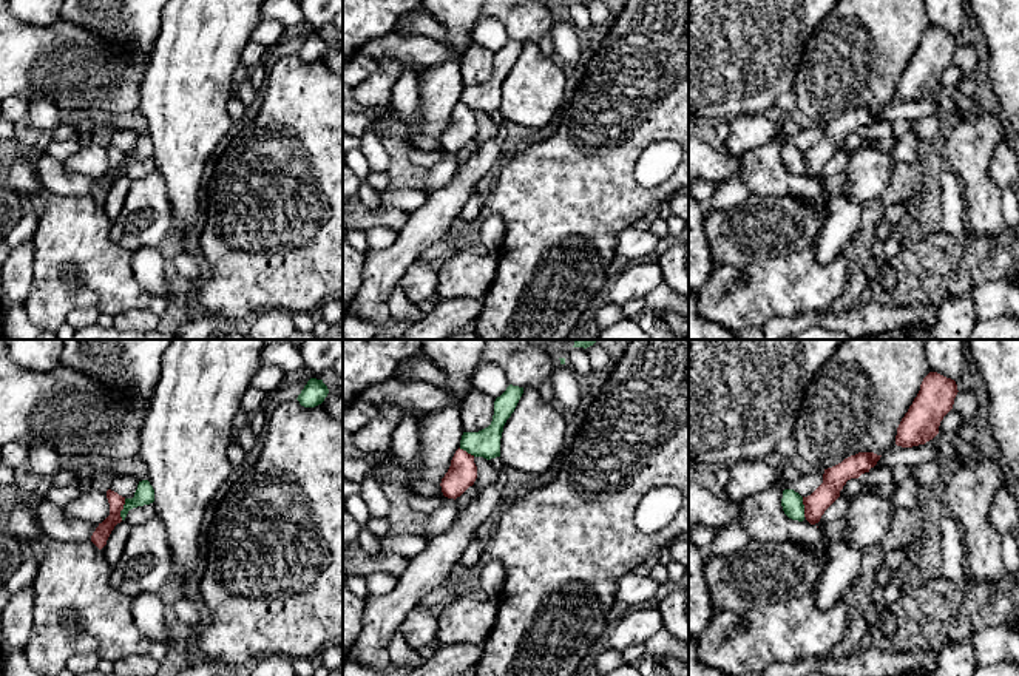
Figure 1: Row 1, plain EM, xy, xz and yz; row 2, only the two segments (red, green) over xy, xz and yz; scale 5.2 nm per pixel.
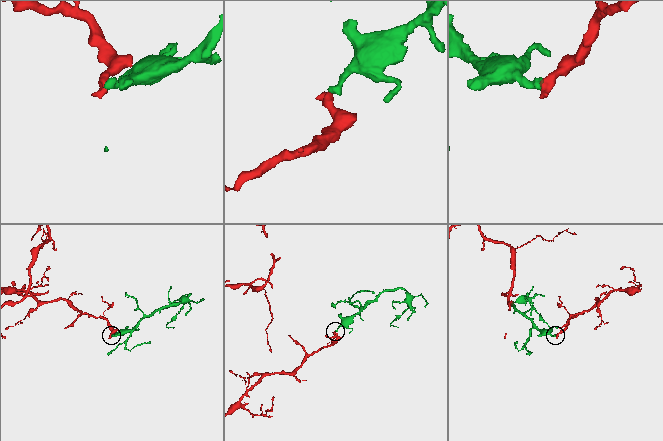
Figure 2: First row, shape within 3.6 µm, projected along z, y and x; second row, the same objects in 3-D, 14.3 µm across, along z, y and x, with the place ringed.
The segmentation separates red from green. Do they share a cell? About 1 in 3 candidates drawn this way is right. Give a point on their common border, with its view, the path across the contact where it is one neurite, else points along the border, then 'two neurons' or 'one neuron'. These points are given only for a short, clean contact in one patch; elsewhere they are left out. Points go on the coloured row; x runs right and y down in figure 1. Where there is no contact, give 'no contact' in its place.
contact xy (122, 508); border xy (125, 499), (121, 519); two neurons

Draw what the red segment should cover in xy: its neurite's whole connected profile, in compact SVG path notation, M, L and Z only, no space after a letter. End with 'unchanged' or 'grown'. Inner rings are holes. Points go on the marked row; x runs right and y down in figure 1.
M108 489L107 491L107 499L110 503L110 515L99 523L96 531L91 536L91 542L102 549L107 545L107 540L114 529L117 523L122 522L120 511L124 509L125 505L125 497L119 495L117 492Z; unchanged

